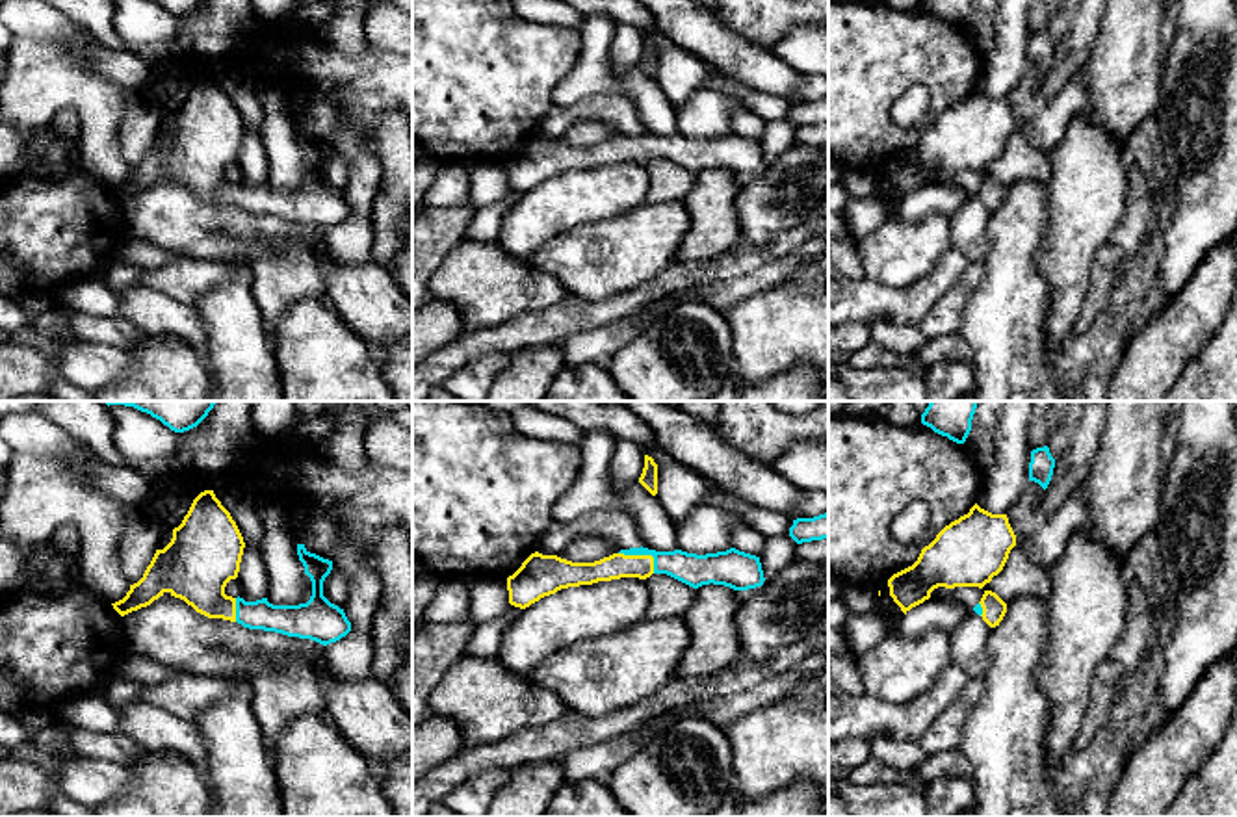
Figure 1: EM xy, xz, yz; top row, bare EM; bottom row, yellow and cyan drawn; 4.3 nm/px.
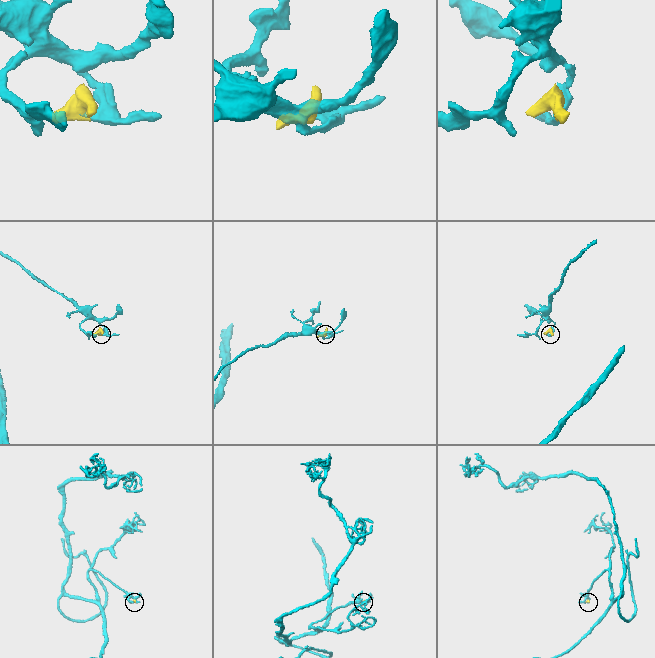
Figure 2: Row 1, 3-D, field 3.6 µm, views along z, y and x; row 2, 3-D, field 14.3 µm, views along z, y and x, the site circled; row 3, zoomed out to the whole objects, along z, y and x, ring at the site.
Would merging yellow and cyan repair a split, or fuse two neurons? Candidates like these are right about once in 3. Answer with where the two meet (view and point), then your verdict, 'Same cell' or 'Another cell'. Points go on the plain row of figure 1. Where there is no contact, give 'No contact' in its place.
Touches yellow at xz (643, 140). Same cell

